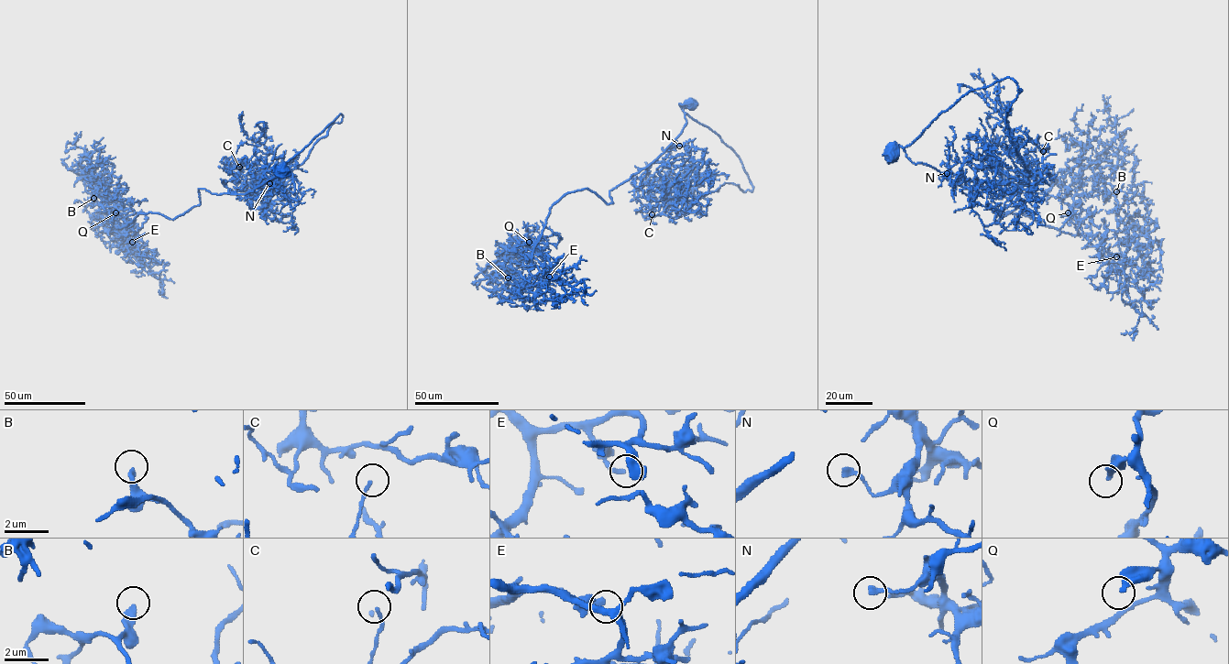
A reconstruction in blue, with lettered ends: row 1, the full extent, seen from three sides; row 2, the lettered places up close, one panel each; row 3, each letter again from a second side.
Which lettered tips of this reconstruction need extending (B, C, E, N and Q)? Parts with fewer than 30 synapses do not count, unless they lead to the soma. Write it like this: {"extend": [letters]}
{"extend": ["B"]}

